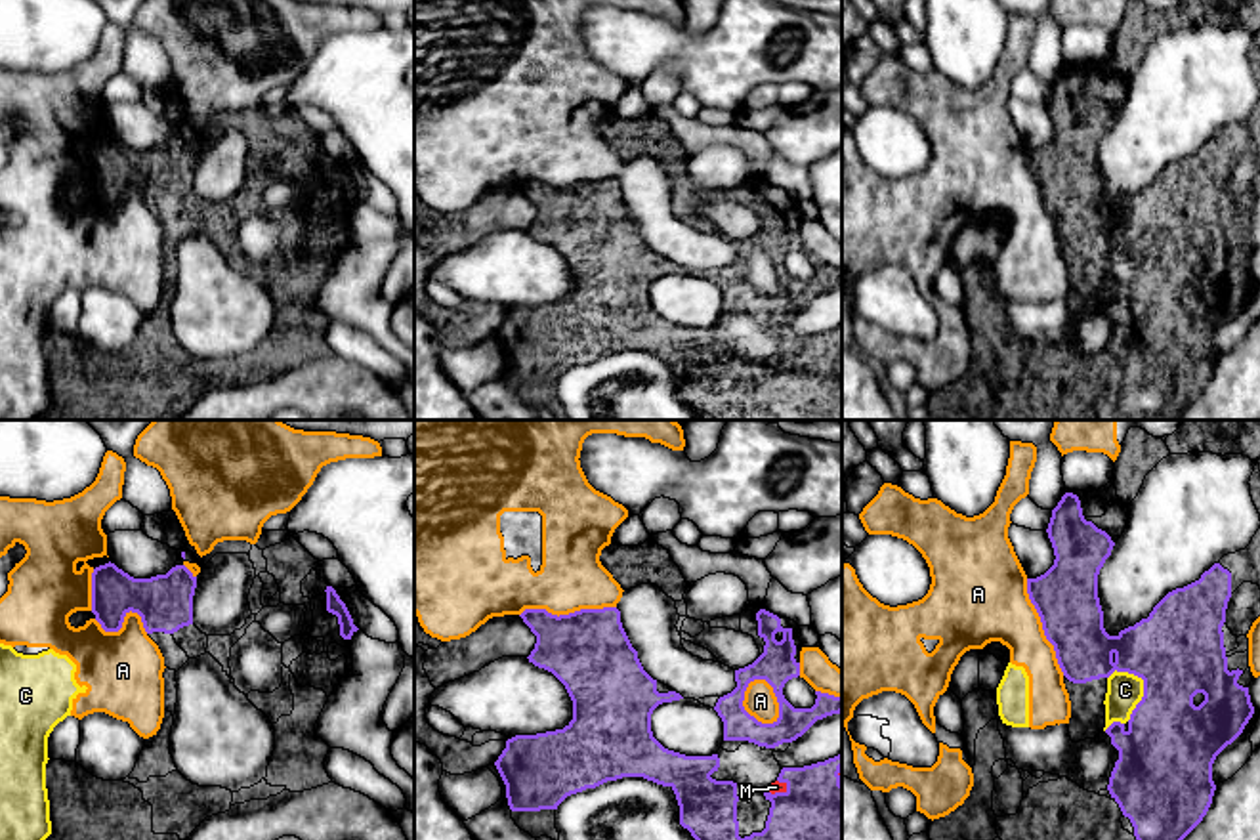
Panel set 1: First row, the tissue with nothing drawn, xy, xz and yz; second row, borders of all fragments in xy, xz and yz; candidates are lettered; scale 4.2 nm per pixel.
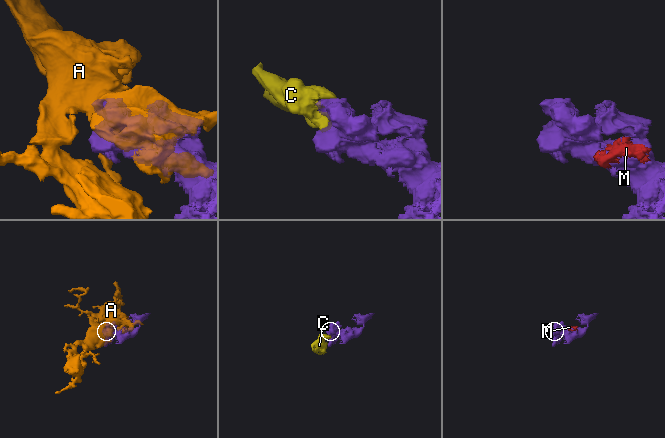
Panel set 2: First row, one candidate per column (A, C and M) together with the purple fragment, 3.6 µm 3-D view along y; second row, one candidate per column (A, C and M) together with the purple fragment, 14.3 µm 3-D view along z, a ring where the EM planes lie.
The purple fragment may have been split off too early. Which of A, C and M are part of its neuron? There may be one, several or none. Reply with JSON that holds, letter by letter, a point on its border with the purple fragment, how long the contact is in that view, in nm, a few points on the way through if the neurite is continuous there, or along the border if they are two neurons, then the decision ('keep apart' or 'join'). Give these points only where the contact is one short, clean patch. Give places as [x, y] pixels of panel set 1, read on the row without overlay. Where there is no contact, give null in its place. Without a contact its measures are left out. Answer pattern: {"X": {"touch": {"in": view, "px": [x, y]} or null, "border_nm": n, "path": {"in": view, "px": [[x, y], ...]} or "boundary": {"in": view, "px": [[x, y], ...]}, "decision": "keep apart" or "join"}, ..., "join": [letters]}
{"A": {"touch": {"in": "xz", "px": [776, 268]}, "border_nm": 220, "decision": "keep apart"}, "C": {"touch": {"in": "yz", "px": [1144, 260]}, "border_nm": 240, "boundary": {"in": "yz", "px": [[1115, 241], [1133, 245], [1142, 252], [1142, 272], [1127, 293]]}, "decision": "keep apart"}, "M": {"touch": {"in": "xz", "px": [777, 365]}, "border_nm": 100, "decision": "join"}, "join": ["M"]}

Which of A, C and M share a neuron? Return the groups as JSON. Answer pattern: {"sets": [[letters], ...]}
{"sets": [["A", "C"], ["M"]]}

